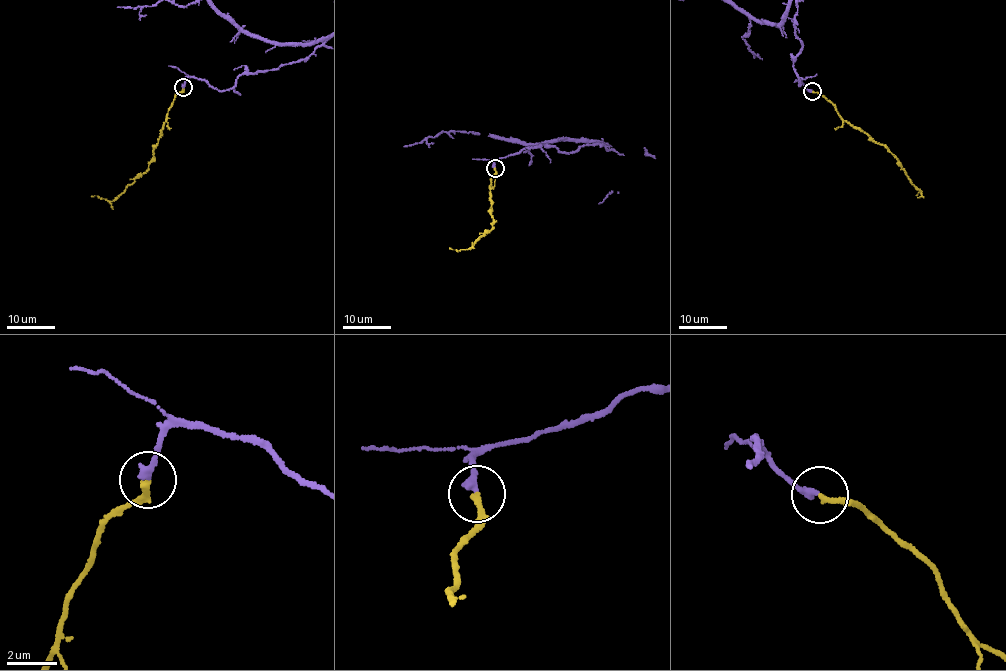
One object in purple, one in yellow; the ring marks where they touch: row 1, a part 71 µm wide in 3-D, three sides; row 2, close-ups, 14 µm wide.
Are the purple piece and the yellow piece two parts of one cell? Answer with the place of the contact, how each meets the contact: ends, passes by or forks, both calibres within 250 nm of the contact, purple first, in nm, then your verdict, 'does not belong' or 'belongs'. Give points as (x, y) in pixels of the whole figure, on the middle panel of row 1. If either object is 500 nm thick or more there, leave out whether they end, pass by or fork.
at (495, 168); purple ends there; yellow ends there; 300 nm thick on the purple side, 220 nm on the other; belongs

